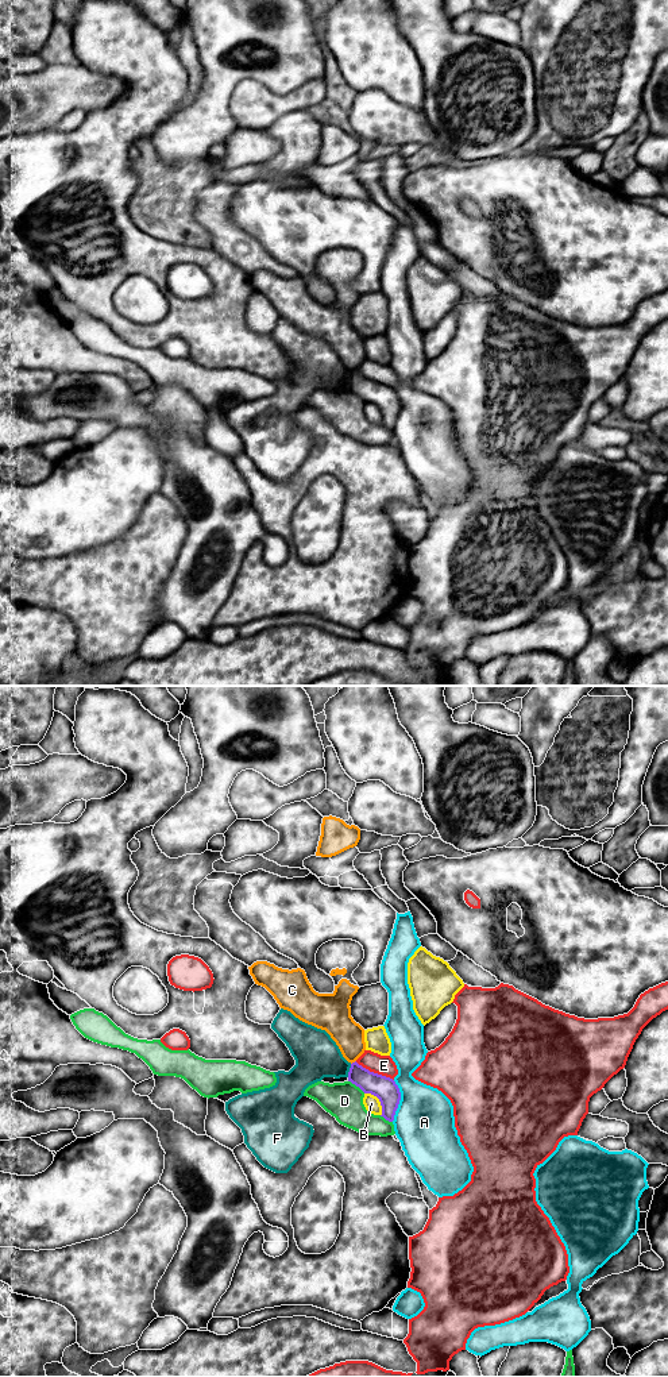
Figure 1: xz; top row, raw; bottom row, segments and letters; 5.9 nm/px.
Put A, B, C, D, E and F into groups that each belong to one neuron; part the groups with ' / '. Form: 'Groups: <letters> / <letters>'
Groups: A / B / C / D / E / F

